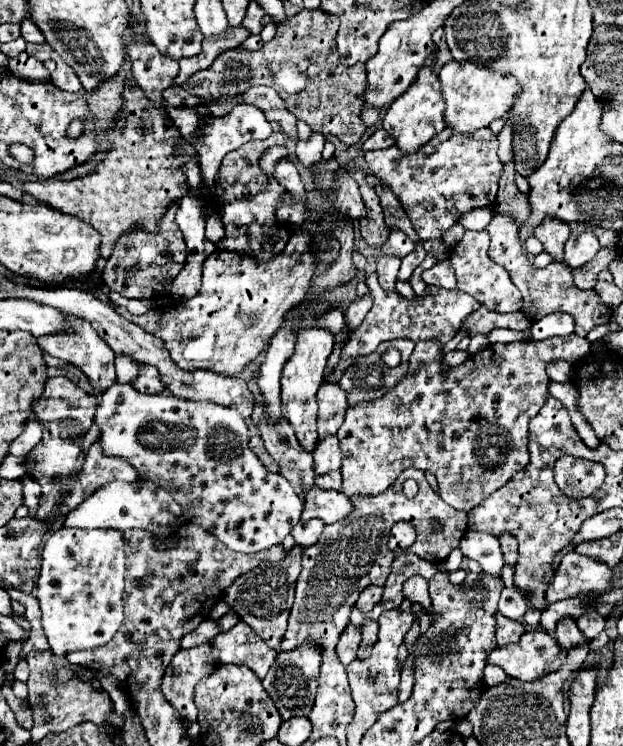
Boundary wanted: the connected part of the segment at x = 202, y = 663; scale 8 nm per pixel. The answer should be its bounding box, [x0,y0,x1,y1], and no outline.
[163,646,217,726]

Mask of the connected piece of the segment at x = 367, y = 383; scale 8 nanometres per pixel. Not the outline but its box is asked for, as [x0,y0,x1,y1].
[339,340,415,404]

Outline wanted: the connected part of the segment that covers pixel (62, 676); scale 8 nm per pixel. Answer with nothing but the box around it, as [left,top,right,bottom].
[37,528,125,682]

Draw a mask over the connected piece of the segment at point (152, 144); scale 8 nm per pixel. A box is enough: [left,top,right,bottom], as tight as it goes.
[21,84,195,258]

